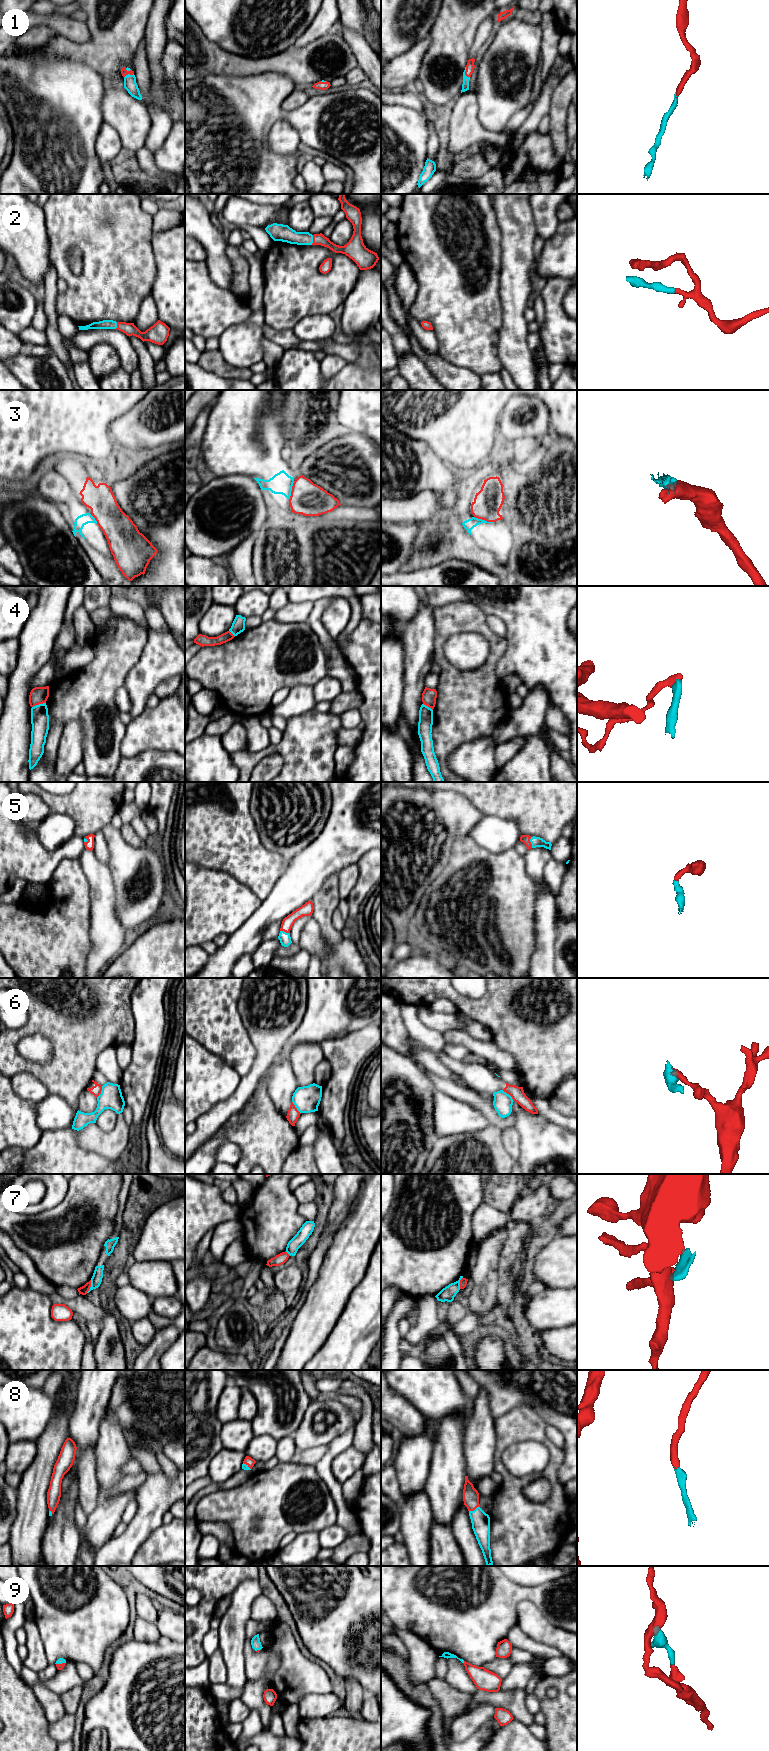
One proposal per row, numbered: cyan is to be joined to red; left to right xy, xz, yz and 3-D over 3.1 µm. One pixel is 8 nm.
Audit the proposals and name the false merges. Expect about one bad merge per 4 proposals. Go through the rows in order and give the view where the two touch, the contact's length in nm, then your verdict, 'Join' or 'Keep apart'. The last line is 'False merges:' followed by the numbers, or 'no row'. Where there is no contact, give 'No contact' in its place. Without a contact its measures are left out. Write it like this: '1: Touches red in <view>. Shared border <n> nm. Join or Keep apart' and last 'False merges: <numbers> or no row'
1: Touches red in yz. Shared border 90 nm. Join
2: Touches red in xz. Shared border 80 nm. Join
3: Touches red in yz. Shared border 170 nm. Keep apart
4: Touches red in xy. Shared border 120 nm. Keep apart
5: Touches red in yz. Shared border 90 nm. Join
6: Touches red in yz. Shared border 130 nm. Keep apart
7: Touches red in xy. Shared border 110 nm. Keep apart
8: Touches red in yz. Shared border 100 nm. Join
9: Touches red in xy. Shared border 70 nm. Join
False merges: 3, 4, 6, 7

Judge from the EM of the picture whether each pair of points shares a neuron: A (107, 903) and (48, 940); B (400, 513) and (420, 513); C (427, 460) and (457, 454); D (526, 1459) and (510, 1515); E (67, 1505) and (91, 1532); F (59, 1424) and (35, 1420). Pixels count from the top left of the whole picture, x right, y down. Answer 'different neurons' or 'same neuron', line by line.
A: different neurons
B: same neuron
C: different neurons
D: different neurons
E: same neuron
F: different neurons

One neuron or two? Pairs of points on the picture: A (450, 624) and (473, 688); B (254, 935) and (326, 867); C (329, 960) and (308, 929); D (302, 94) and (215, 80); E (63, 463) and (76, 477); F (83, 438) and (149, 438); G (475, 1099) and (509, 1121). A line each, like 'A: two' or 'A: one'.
A: one
B: one
C: one
D: two
E: one
F: two
G: one

